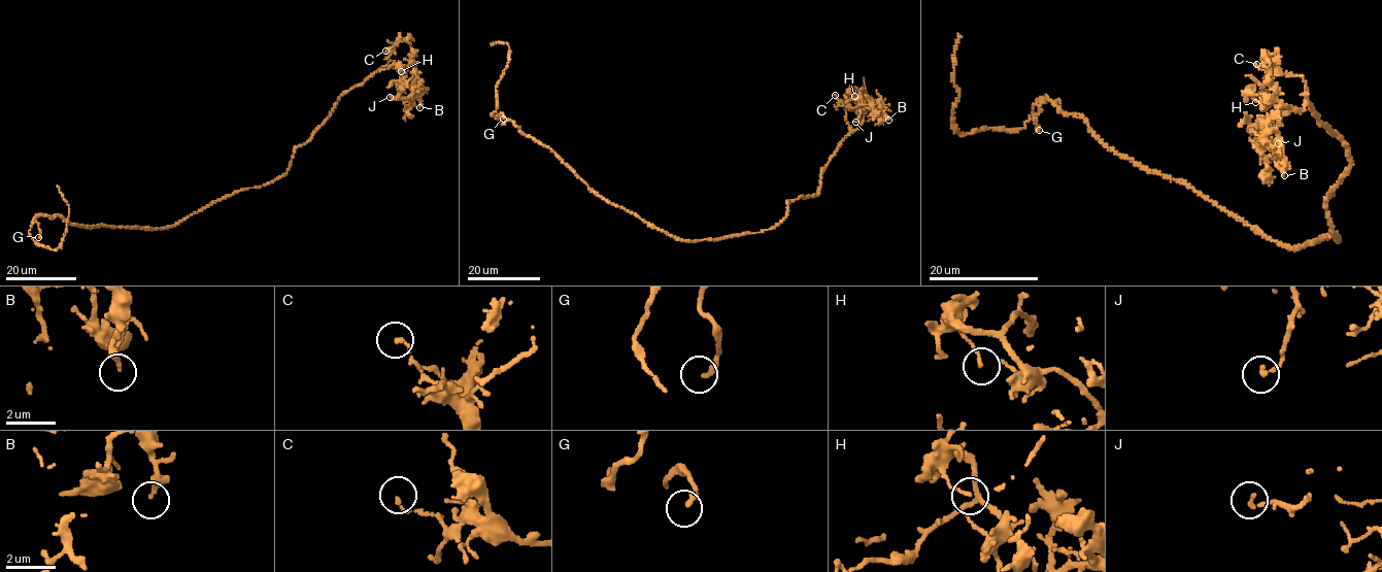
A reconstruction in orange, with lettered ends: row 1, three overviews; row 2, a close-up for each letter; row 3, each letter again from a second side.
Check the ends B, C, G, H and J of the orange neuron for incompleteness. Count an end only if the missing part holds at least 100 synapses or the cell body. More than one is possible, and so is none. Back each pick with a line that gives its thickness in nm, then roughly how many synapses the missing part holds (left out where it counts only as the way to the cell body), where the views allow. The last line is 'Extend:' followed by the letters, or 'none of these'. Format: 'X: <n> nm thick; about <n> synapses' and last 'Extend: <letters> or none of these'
G: 190 nm thick
Extend: G

